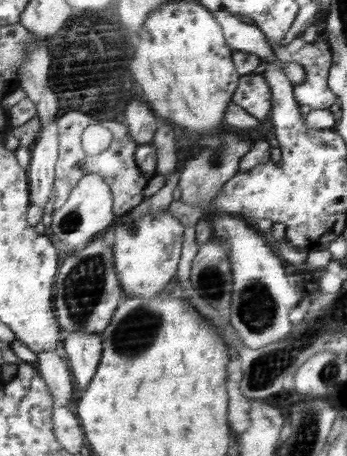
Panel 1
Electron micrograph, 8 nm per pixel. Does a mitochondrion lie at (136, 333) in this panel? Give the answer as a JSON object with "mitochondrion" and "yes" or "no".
{"mitochondrion":"yes"}

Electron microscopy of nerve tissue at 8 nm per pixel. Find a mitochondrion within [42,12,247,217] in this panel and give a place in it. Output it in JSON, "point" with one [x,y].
{"point":[85,52]}

